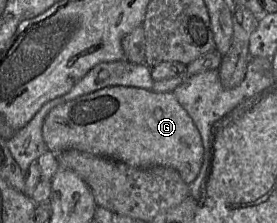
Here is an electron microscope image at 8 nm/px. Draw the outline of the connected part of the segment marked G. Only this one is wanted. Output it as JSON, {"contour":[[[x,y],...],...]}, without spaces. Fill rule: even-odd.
{"contour":[[[106,87],[54,107],[44,120],[42,136],[48,149],[55,154],[73,149],[111,158],[136,168],[170,167],[178,171],[187,184],[191,184],[198,176],[204,155],[201,135],[174,93],[155,93],[137,87]]]}

